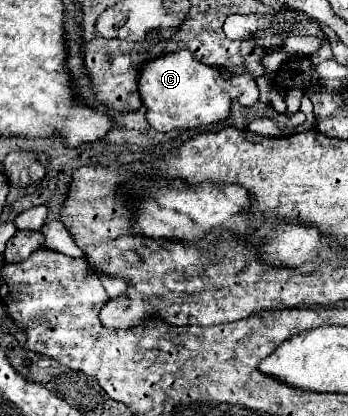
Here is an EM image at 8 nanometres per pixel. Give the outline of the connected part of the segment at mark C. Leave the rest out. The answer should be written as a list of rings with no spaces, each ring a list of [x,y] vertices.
[[[188,50],[164,54],[142,66],[138,84],[142,102],[146,106],[146,120],[158,132],[222,124],[230,118],[234,100],[250,108],[258,102],[260,94],[256,80],[249,73],[230,76],[226,70],[218,70],[198,62]]]

